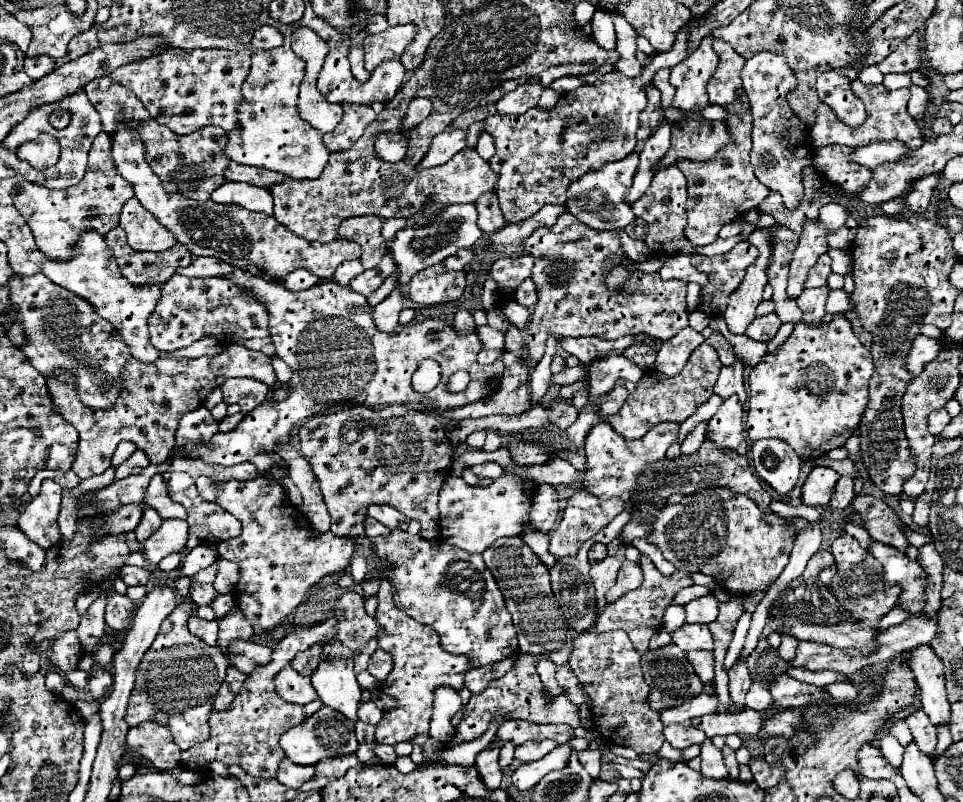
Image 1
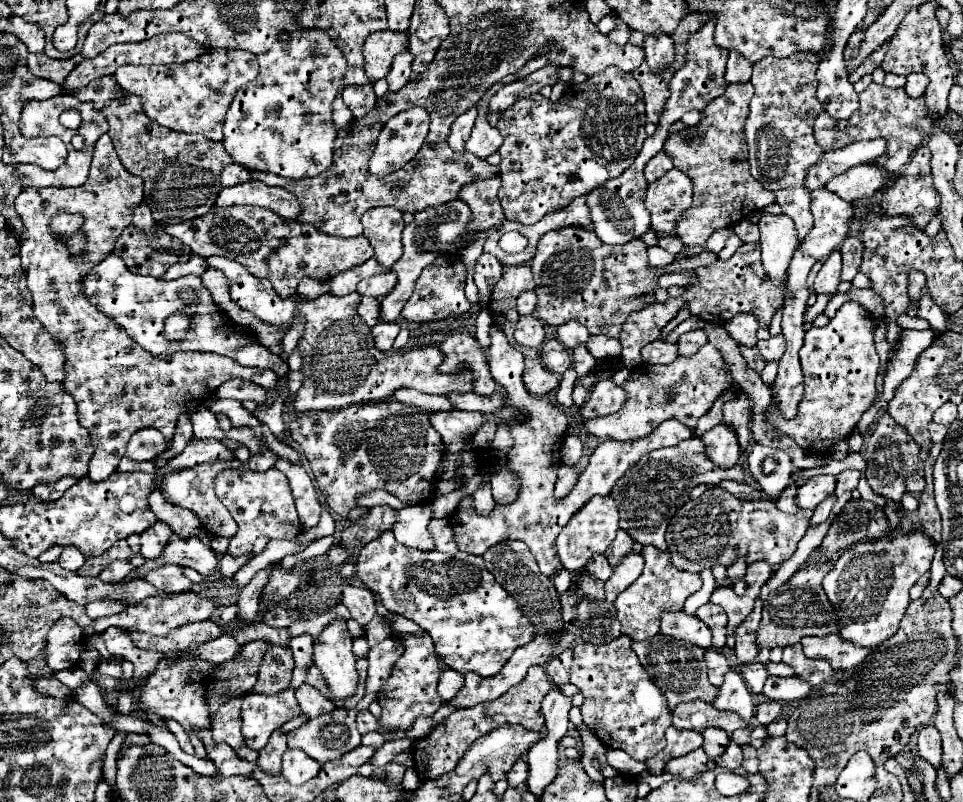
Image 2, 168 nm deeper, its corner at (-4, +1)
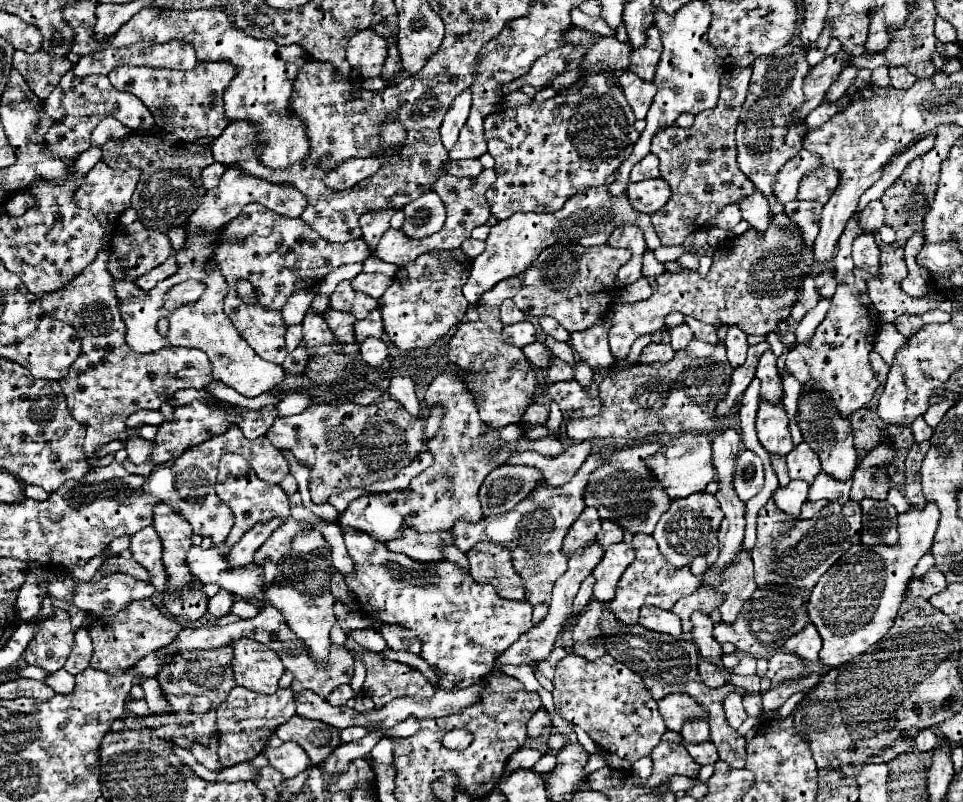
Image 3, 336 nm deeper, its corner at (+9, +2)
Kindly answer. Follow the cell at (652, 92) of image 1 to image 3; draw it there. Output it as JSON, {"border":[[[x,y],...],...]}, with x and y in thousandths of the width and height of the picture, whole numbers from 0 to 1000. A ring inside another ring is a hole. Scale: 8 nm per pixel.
{"border":[[[647,89],[645,108],[647,108],[651,128],[655,131],[659,146],[661,148],[670,148],[670,143],[674,138],[674,131],[676,131],[680,116],[682,116],[682,108],[678,103],[672,103],[672,101],[664,99],[655,89]]]}

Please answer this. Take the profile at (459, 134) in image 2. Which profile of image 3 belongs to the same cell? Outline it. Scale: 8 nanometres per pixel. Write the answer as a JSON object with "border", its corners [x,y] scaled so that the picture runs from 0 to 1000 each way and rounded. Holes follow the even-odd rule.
{"border":[[[481,113],[479,118],[472,121],[472,128],[468,128],[462,148],[460,148],[460,156],[458,156],[458,176],[462,181],[462,186],[468,186],[477,171],[477,163],[479,158],[483,156],[485,151],[485,143],[487,143],[487,133],[489,133],[489,113]]]}

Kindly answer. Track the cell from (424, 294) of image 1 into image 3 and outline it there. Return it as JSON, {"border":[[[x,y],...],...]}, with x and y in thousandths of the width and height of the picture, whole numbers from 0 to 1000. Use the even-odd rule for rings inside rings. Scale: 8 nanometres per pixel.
{"border":[[[477,308],[468,313],[439,315],[410,340],[408,355],[400,363],[394,378],[398,410],[416,440],[448,433],[454,423],[464,418],[468,408],[481,400],[487,378],[479,368],[479,358],[487,348],[489,330],[491,320],[485,320],[485,315]]]}

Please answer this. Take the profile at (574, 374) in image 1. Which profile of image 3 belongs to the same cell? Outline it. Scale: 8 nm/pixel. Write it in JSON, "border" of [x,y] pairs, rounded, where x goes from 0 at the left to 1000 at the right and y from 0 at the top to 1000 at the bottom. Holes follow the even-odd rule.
{"border":[[[531,345],[516,353],[512,360],[499,368],[495,375],[497,400],[495,403],[479,403],[475,415],[466,425],[464,450],[472,458],[481,470],[485,470],[485,485],[495,500],[497,517],[502,527],[508,532],[524,532],[531,527],[539,527],[547,510],[547,500],[553,495],[558,485],[558,468],[540,434],[533,433],[520,423],[520,398],[518,383],[524,373],[533,370],[541,360],[541,348]]]}

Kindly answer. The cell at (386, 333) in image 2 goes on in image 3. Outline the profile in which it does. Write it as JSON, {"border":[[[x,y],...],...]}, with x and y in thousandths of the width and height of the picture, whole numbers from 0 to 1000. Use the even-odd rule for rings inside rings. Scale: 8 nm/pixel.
{"border":[[[381,423],[379,428],[373,430],[373,435],[377,450],[385,458],[396,458],[398,450],[402,448],[402,430],[396,423]]]}

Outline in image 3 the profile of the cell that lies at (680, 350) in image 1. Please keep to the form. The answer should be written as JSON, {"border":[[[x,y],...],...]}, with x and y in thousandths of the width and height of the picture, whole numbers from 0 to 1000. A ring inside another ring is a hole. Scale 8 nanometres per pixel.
{"border":[[[713,403],[703,405],[703,408],[695,410],[695,418],[697,418],[697,433],[699,433],[701,438],[705,438],[705,435],[713,433],[713,428],[720,423],[720,413],[715,410],[715,405],[713,405]]]}

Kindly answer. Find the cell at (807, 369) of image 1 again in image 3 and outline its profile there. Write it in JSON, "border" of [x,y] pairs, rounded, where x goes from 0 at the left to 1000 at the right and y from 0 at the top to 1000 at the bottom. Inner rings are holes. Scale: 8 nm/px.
{"border":[[[880,343],[875,353],[869,355],[867,370],[863,373],[861,390],[855,403],[848,408],[840,430],[826,430],[817,440],[815,458],[828,475],[842,475],[848,483],[855,483],[857,490],[865,498],[865,505],[877,517],[886,517],[898,502],[902,502],[913,483],[909,463],[902,453],[902,440],[907,438],[909,415],[913,405],[913,393],[904,375],[898,368],[900,353],[894,343]]]}

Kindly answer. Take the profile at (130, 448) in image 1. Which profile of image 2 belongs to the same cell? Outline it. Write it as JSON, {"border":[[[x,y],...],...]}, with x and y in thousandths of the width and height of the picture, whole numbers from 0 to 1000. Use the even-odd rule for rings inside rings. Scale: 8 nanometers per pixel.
{"border":[[[147,534],[145,539],[137,541],[129,569],[137,574],[160,574],[160,569],[170,561],[172,561],[170,544],[162,534]]]}

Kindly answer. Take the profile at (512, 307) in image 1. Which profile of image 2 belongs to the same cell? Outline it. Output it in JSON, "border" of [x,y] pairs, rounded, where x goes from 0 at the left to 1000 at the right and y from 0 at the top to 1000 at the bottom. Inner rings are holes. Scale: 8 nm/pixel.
{"border":[[[548,392],[548,394],[540,394],[538,404],[536,404],[536,414],[534,414],[534,424],[538,429],[544,429],[544,431],[552,431],[552,434],[559,434],[563,426],[565,426],[565,409],[563,409],[563,401]]]}

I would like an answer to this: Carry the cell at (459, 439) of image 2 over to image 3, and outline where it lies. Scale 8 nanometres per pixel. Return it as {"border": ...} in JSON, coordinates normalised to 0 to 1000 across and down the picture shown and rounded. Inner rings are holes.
{"border":[[[410,468],[406,473],[406,483],[404,483],[404,493],[414,500],[427,517],[435,517],[437,507],[435,507],[435,500],[431,495],[431,475],[427,470],[416,470],[416,468]]]}

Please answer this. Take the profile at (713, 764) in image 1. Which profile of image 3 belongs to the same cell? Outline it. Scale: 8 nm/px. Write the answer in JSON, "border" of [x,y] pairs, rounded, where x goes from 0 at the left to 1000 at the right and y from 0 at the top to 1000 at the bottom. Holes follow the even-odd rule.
{"border":[[[713,897],[713,901],[709,901],[707,919],[720,926],[736,924],[736,901],[732,897]]]}

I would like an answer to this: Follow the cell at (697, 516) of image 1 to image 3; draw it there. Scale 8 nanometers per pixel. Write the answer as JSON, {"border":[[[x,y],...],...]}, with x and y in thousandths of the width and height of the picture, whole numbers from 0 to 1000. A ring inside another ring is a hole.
{"border":[[[722,615],[713,622],[703,622],[697,627],[695,637],[691,637],[678,662],[678,670],[684,680],[684,687],[693,695],[701,707],[715,704],[724,692],[732,692],[738,682],[745,680],[745,665],[749,655],[749,632],[747,625],[736,615]]]}

